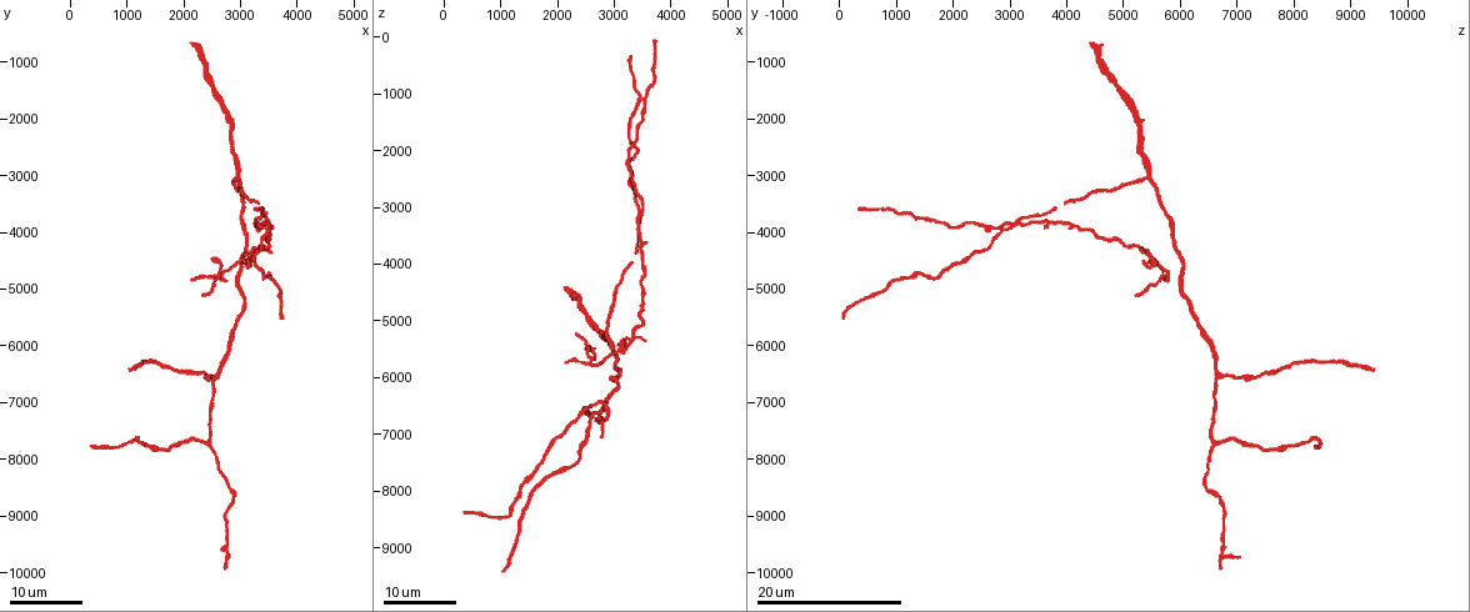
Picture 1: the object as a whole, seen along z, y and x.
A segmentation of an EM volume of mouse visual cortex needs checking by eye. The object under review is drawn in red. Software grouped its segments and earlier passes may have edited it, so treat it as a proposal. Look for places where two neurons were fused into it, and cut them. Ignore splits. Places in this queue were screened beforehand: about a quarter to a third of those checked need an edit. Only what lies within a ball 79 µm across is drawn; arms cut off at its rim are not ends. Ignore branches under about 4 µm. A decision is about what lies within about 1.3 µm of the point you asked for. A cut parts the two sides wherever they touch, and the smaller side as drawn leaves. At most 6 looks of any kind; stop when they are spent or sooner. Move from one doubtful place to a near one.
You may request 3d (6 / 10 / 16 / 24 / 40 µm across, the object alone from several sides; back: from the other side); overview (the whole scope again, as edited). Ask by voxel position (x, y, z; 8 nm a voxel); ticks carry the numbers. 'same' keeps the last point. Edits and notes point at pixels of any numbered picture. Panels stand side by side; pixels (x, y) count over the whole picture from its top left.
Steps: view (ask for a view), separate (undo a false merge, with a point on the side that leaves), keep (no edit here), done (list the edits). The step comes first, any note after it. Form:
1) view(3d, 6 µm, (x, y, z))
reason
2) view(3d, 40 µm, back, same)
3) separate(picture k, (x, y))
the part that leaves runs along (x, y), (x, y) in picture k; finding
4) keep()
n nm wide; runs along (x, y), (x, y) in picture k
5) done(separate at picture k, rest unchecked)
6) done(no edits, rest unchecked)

view(3d, 24 µm, (2550, 6500, 6700))

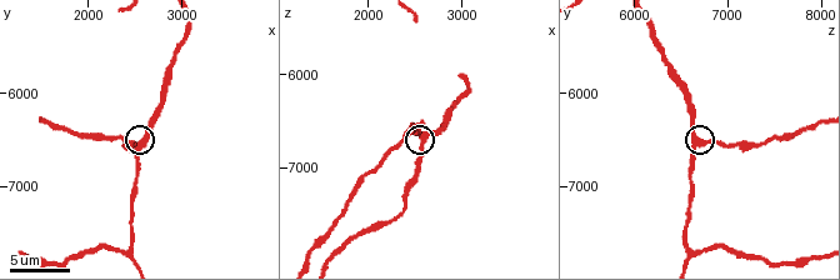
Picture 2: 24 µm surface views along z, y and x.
view(3d, 10 µm, (2550, 6550, 6650))

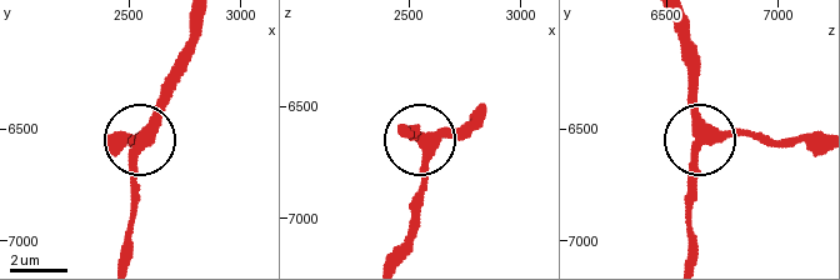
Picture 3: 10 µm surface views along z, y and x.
keep()
350 nm wide; runs along (480, 105), (460, 126), (420, 141), (425, 199), (418, 233) in picture 3; one neuron here

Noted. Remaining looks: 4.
view(3d, 10 µm, (2400, 7700, 6600))
three arms meet

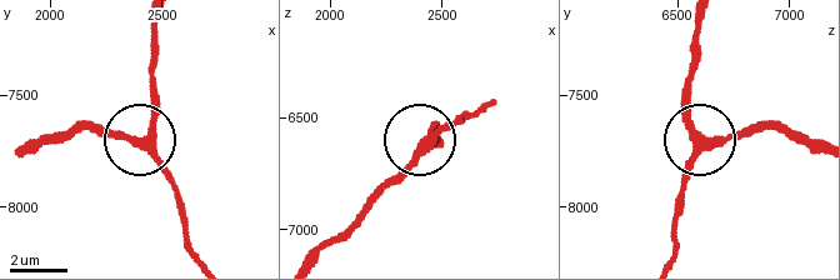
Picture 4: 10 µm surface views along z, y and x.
keep()
side arm 22 µm; 3 arms; one neuron here

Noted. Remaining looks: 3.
view(3d, 16 µm, (3450, 3850, 3150))
side arm on a straight run

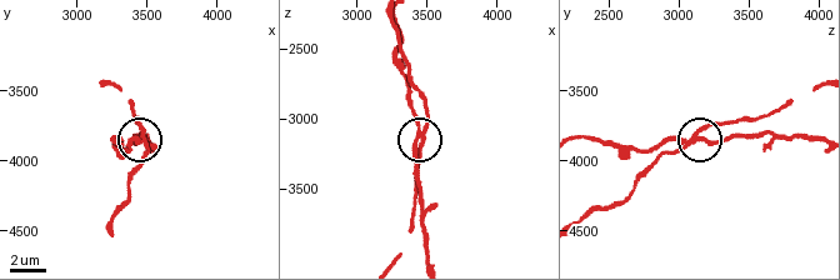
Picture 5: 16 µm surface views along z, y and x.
view(3d, 6 µm, (3440, 3860, 3160))

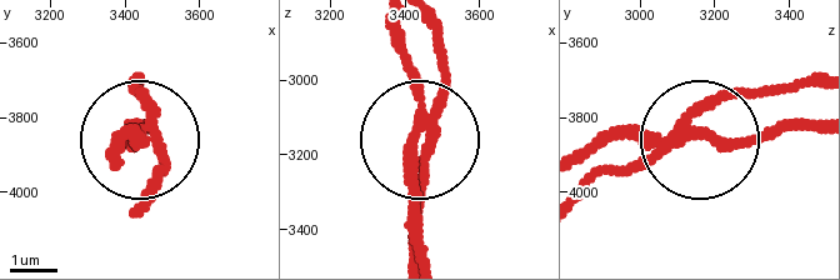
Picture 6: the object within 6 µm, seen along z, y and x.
view(3d, 6 µm, back, (3420, 3850, 3180))
from behind

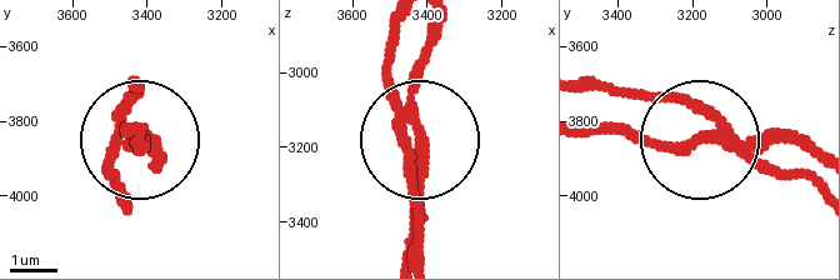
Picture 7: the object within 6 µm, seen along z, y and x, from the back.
separate(picture 7, (130, 143))
3 arms; the part that leaves runs along (723, 139), (584, 128) in picture 7; two neurons meet here

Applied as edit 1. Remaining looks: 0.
done(separate at picture 7, rest unchecked)

